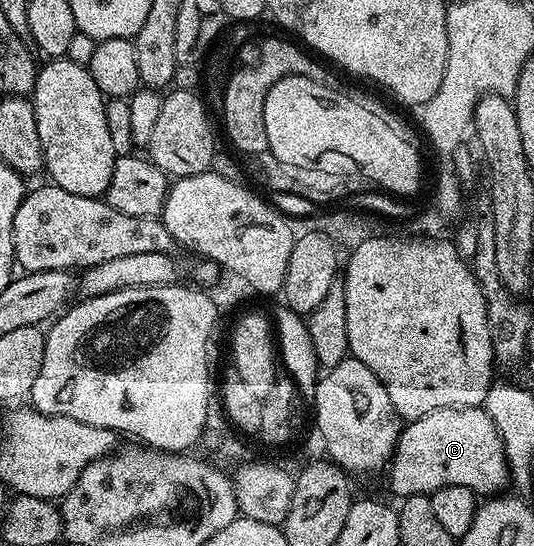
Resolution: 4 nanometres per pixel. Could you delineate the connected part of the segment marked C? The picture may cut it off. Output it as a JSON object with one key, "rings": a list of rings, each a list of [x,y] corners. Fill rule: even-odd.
{"rings":[[[484,406],[444,407],[406,422],[402,426],[400,437],[397,438],[397,447],[393,450],[391,466],[388,471],[389,487],[397,494],[397,497],[407,495],[430,496],[434,491],[443,489],[447,485],[463,485],[467,489],[477,492],[478,496],[489,497],[494,493],[504,492],[511,483],[499,429],[492,423],[492,419],[485,411]]]}

